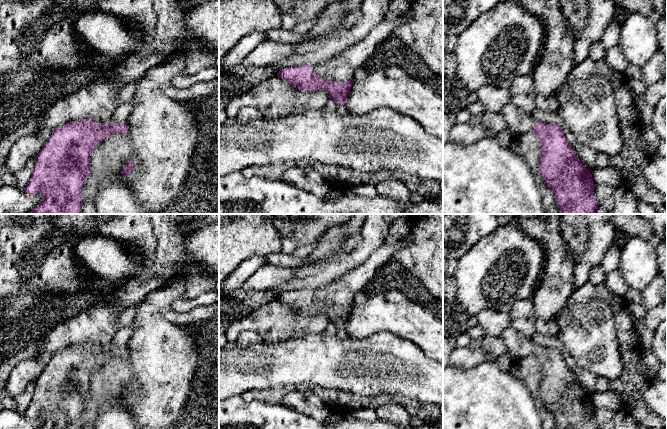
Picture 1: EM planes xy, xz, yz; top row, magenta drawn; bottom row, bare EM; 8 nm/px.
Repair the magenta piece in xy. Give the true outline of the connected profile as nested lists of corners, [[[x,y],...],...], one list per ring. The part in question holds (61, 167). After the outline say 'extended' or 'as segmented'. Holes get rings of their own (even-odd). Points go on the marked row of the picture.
[[[84,119],[71,121],[56,128],[35,157],[31,178],[24,188],[25,193],[41,194],[42,200],[31,214],[83,214],[82,187],[89,175],[90,156],[99,143],[113,133],[128,132],[126,123],[112,119],[105,123],[94,123]]]; extended

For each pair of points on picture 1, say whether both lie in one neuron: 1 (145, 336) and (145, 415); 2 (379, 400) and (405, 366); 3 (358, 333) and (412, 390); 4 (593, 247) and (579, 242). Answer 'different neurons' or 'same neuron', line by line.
1: same neuron
2: different neurons
3: different neurons
4: different neurons

